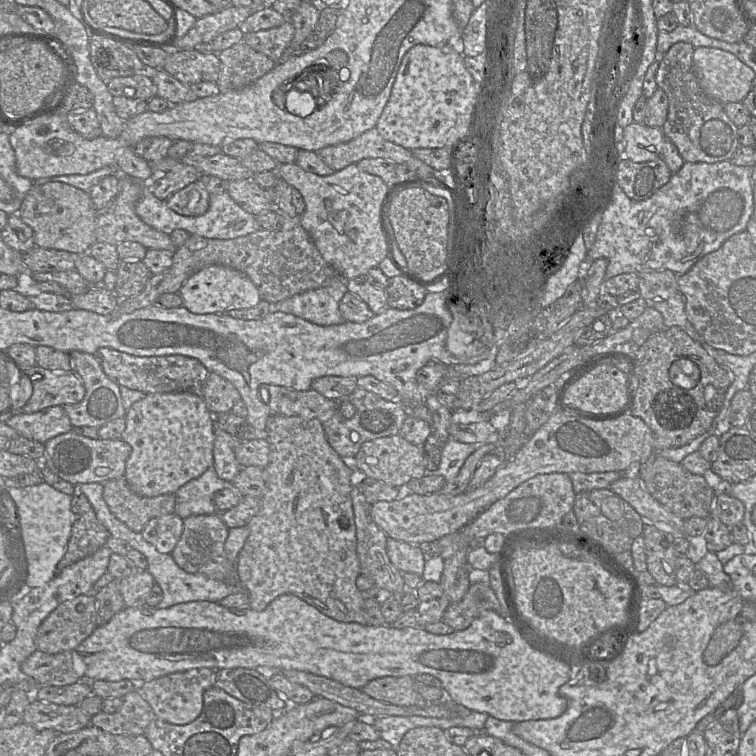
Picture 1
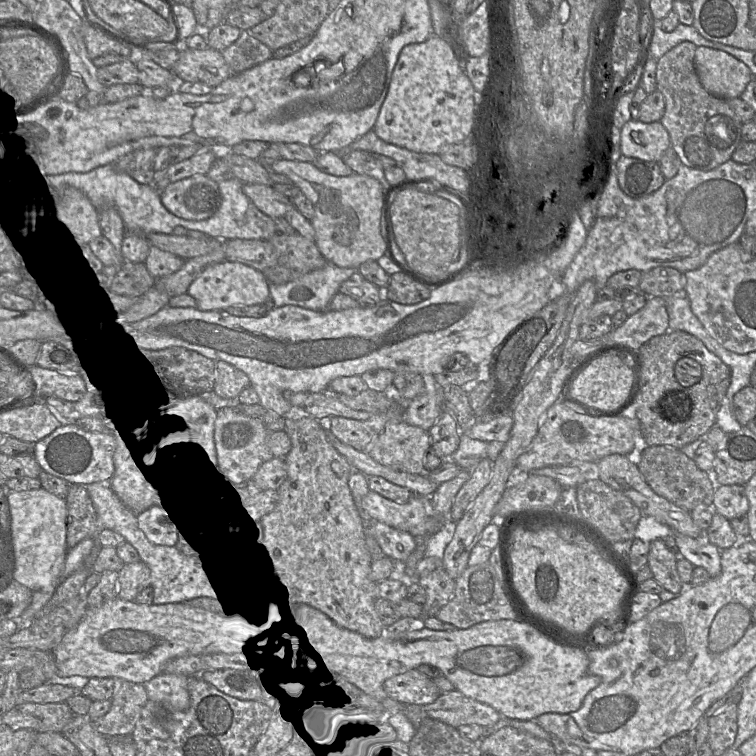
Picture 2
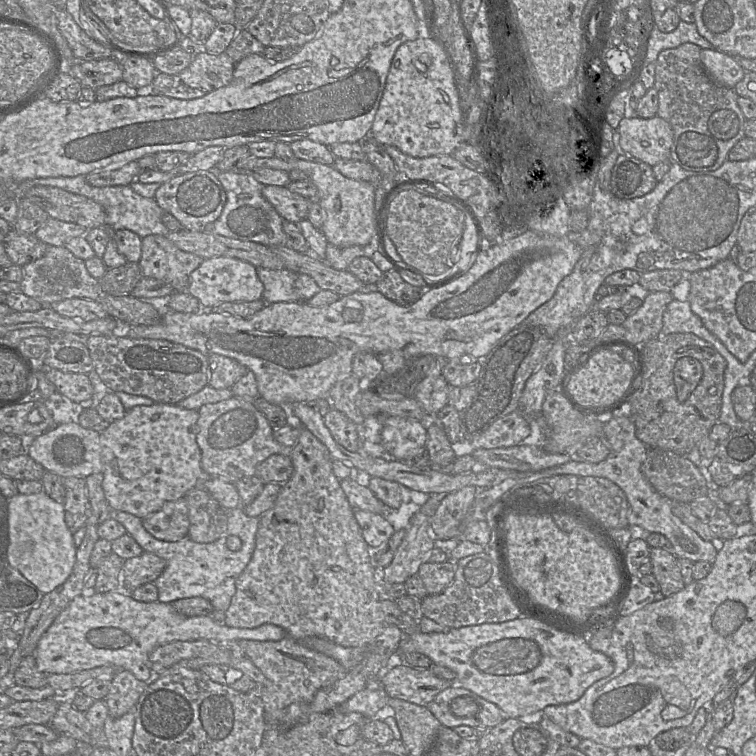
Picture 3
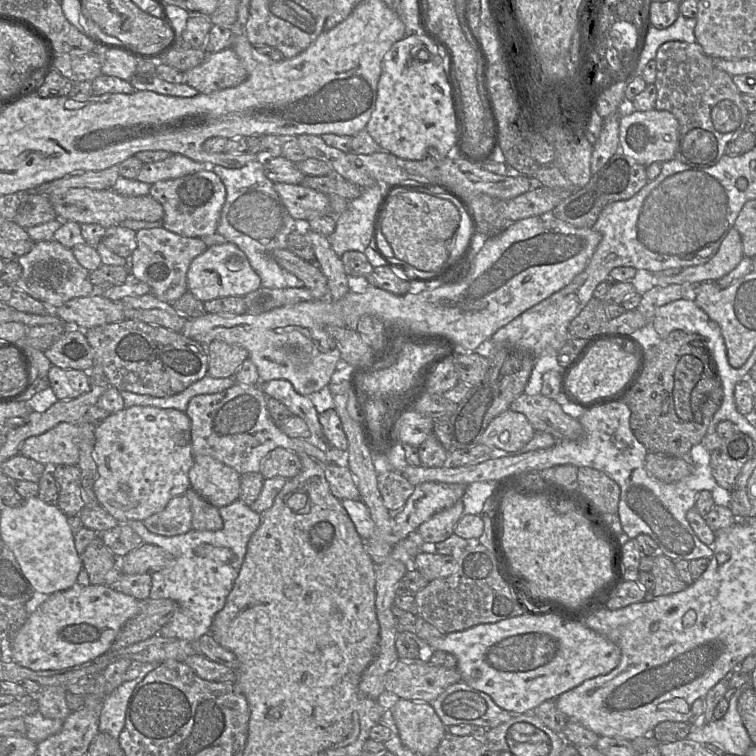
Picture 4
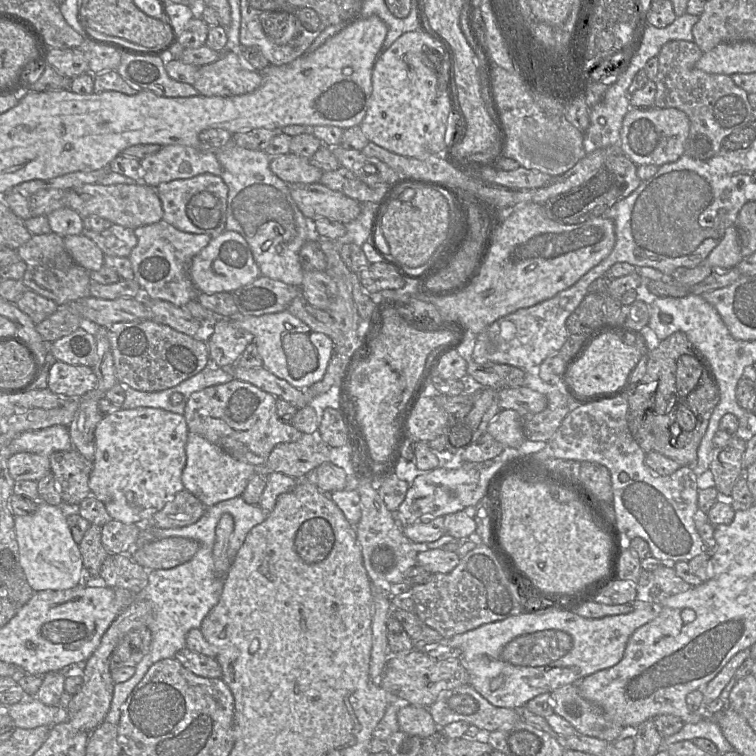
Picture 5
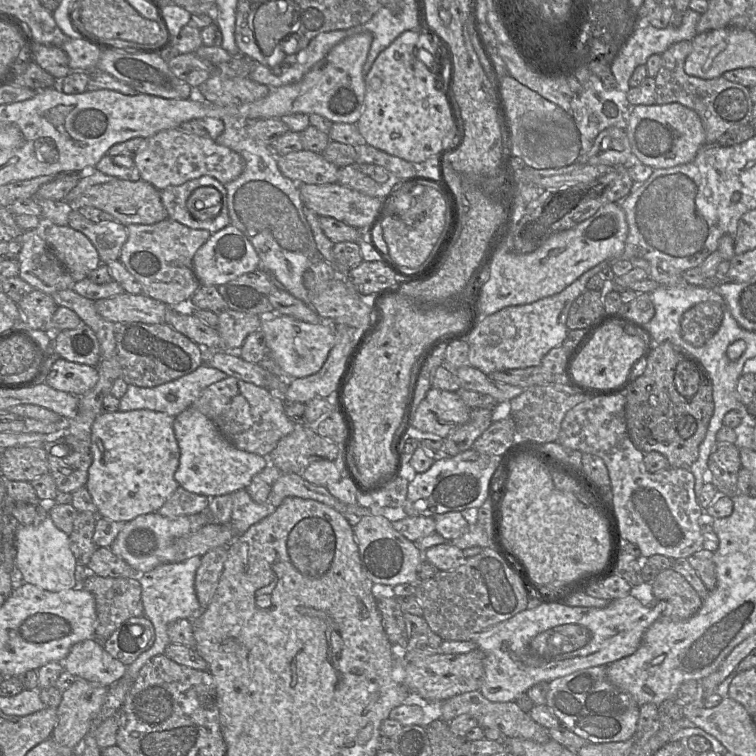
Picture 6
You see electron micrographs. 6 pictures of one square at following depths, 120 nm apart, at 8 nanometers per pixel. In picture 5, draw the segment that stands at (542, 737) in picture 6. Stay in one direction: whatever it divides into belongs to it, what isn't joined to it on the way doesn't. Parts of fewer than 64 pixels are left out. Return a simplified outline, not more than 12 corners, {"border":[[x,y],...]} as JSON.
{"border":[[470,684],[428,709],[439,728],[466,721],[492,732],[521,719]]}

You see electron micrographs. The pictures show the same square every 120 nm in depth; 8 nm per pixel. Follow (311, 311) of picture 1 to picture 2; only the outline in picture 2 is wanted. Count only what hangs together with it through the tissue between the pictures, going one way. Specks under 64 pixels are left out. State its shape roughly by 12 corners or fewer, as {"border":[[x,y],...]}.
{"border":[[327,262],[290,282],[269,283],[276,307],[327,311],[356,271]]}

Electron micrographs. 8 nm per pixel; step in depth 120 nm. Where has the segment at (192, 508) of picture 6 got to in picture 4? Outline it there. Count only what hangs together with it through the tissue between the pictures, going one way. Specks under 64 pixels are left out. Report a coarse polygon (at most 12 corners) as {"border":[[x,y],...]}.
{"border":[[185,494],[143,521],[152,533],[176,536],[192,529]]}

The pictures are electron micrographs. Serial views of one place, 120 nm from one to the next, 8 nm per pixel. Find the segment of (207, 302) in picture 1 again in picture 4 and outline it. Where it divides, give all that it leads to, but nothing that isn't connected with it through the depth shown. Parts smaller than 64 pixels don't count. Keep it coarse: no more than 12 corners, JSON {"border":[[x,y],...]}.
{"border":[[233,243],[193,259],[188,291],[202,302],[262,286]]}

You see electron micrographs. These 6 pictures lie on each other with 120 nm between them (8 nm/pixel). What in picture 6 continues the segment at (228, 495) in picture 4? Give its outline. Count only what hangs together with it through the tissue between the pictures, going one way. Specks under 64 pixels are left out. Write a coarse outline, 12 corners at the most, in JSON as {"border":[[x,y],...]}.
{"border":[[191,406],[174,417],[174,478],[212,498],[270,464],[236,448]]}

